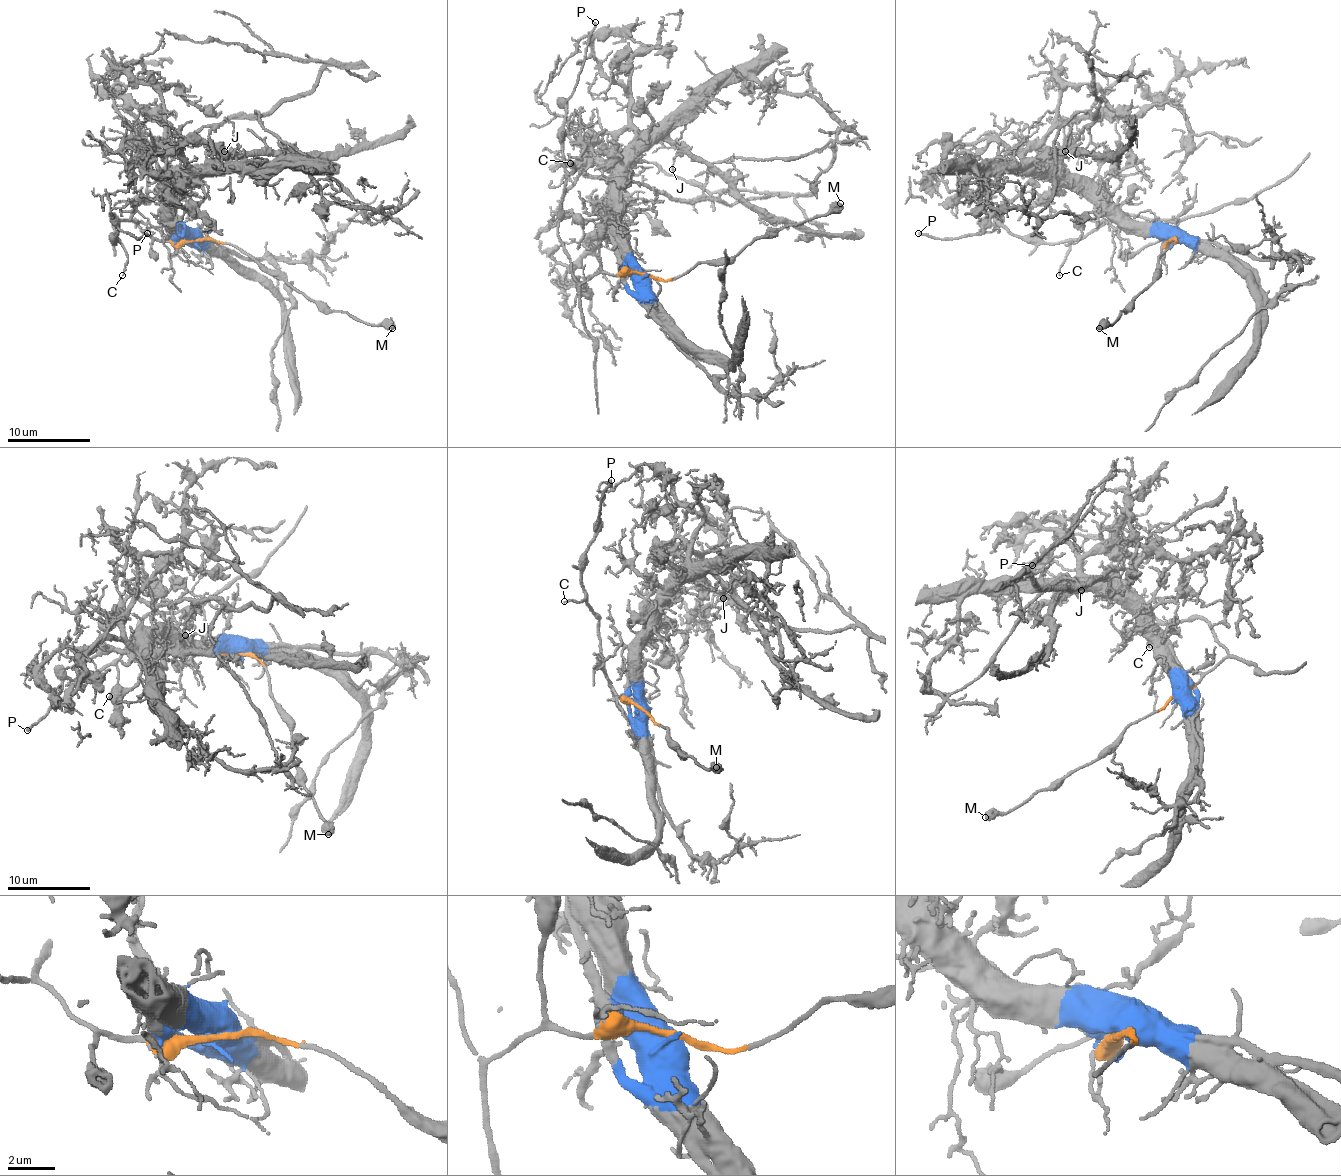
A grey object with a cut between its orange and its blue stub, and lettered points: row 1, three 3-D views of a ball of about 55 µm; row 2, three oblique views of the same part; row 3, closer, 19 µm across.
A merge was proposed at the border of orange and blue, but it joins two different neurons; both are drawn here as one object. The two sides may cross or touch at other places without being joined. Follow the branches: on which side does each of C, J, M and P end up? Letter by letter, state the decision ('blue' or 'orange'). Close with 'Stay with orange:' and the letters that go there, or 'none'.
C: orange
J: blue
M: orange
P: orange
Stay with orange: C, M, P

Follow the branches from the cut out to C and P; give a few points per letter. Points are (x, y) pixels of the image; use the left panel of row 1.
C: (198, 239), (154, 239), (129, 220), (119, 220), (110, 214), (117, 237), (127, 256), (123, 274)
P: (198, 239), (154, 239), (110, 214), (119, 239), (114, 243), (119, 227), (137, 239), (148, 233)

